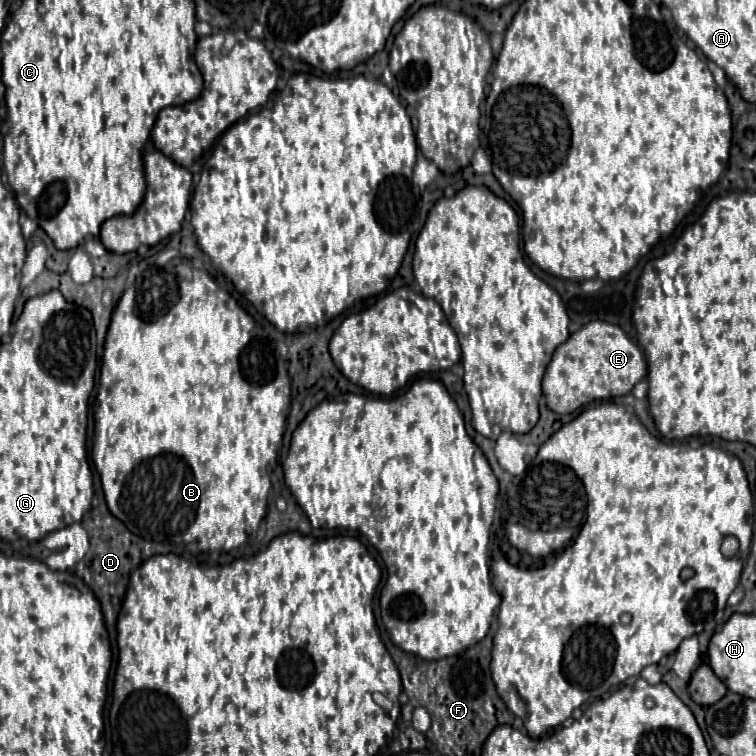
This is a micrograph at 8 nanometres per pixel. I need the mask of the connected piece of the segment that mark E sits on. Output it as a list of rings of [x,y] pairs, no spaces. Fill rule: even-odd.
[[[592,321],[580,331],[572,333],[566,343],[562,343],[552,361],[546,367],[542,381],[542,391],[546,405],[554,413],[574,413],[576,409],[610,397],[628,395],[636,383],[640,383],[648,373],[644,353],[626,337],[626,333],[612,323]]]

